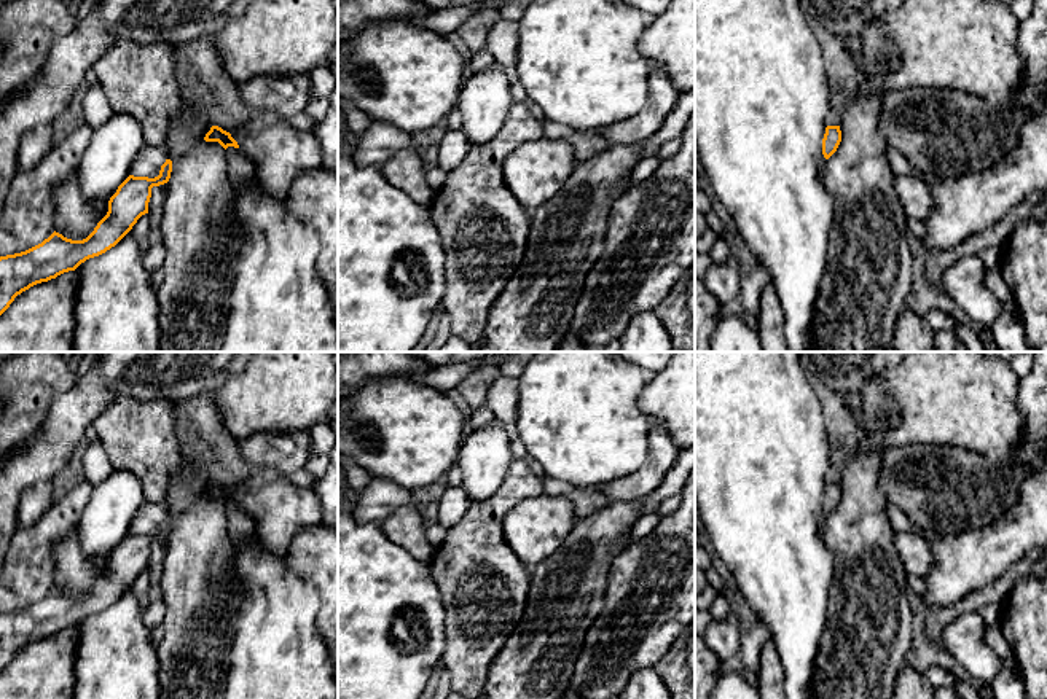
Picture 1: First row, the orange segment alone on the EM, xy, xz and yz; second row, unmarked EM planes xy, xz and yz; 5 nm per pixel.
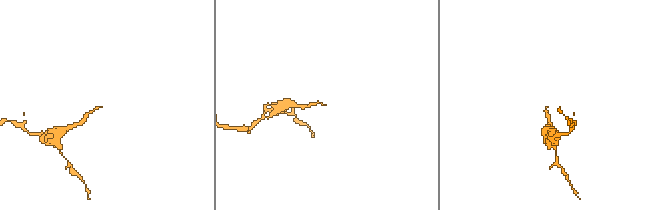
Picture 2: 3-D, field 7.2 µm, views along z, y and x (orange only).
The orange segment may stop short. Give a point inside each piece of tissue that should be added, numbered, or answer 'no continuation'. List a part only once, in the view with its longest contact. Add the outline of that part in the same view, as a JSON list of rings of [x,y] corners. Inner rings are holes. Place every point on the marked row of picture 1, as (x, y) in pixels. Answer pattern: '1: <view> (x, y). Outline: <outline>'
1: xy (279, 153). Outline: [[[252,111],[233,137],[253,164],[261,186],[277,199],[288,196],[298,175],[322,166],[322,148],[314,132],[295,129],[279,113]]]

